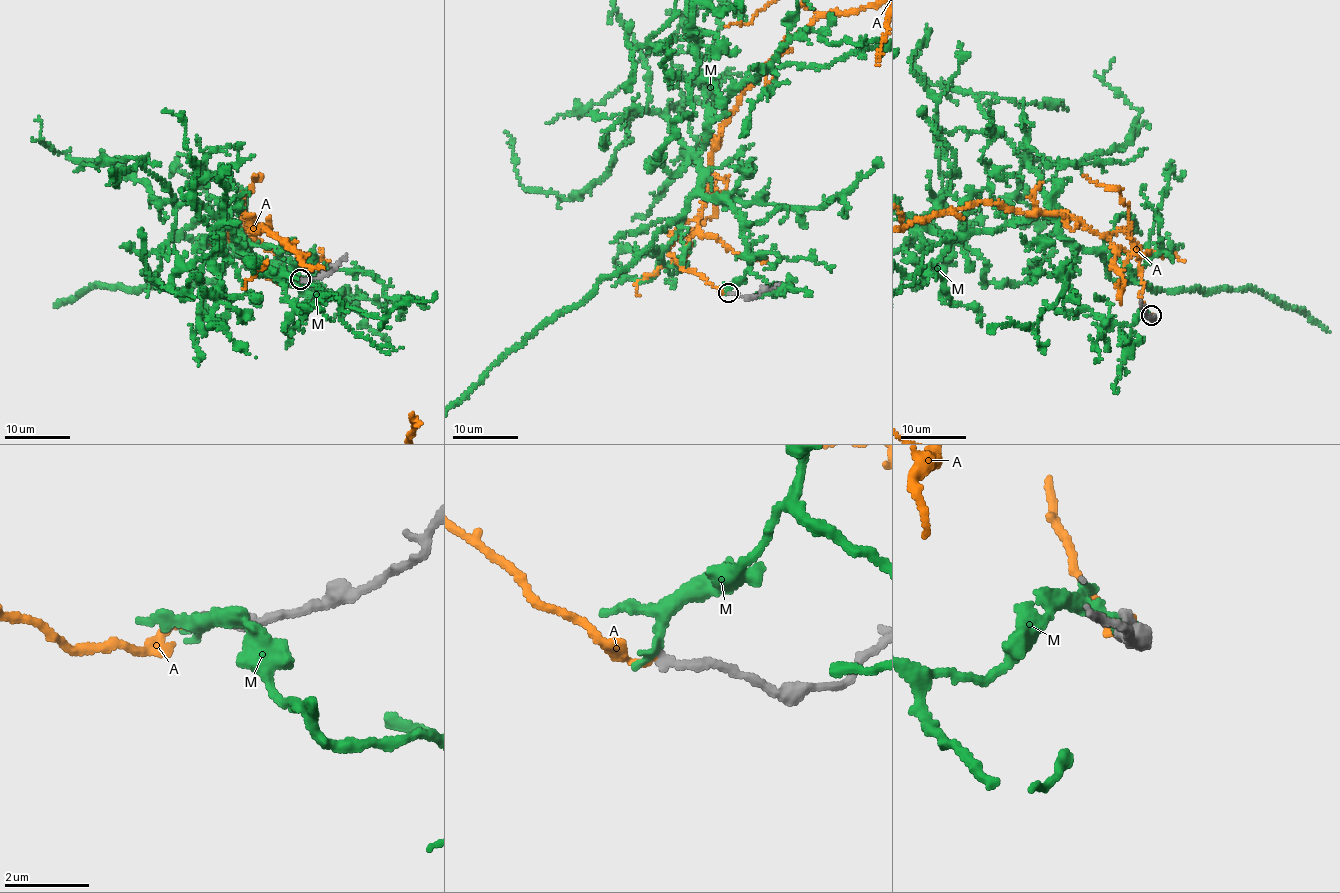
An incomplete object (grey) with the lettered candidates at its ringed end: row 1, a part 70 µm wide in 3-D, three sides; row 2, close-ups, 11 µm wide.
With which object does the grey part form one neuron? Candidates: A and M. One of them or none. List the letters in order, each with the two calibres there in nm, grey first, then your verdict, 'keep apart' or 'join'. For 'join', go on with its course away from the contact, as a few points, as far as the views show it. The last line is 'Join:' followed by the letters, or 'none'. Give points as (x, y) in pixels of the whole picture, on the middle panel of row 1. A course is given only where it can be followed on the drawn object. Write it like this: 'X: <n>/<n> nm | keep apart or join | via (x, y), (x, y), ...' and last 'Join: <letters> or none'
A: 200/120 nm | join
M: 200/190 nm | keep apart
Join: A

